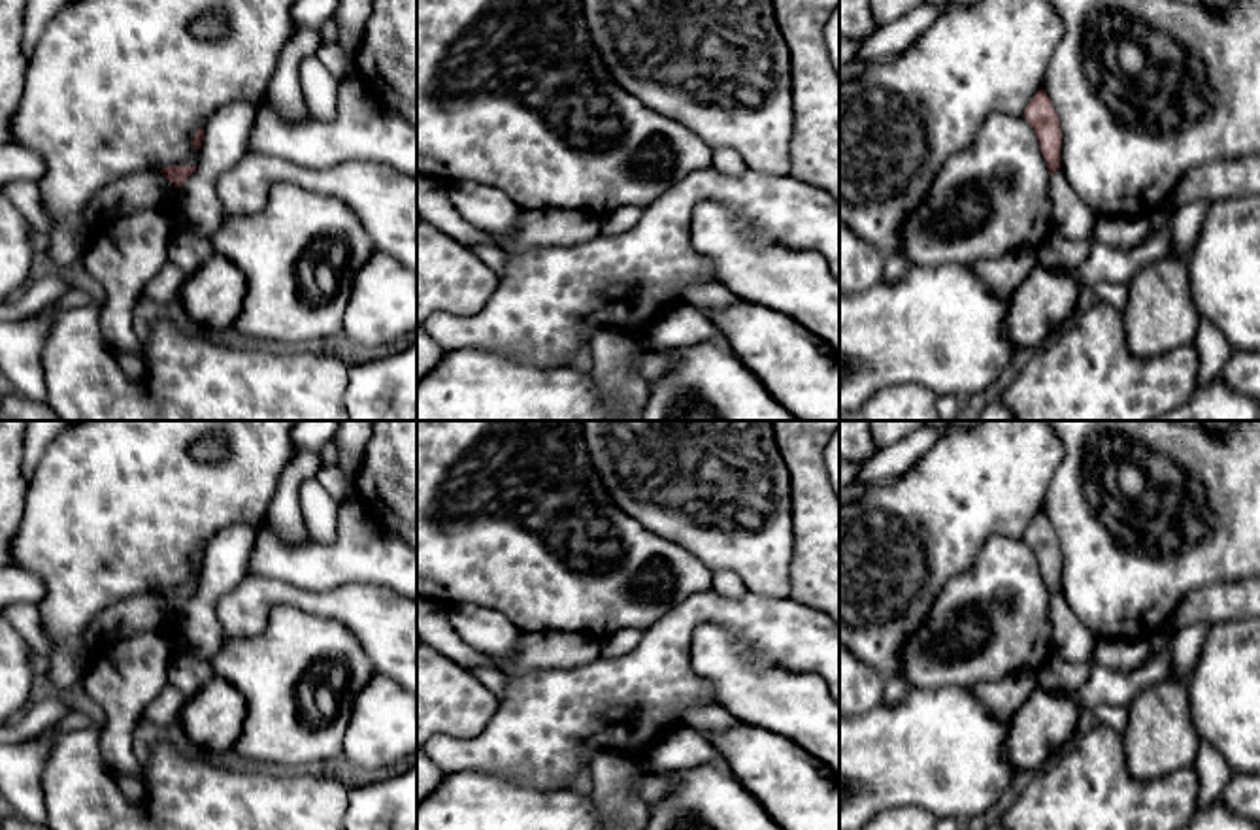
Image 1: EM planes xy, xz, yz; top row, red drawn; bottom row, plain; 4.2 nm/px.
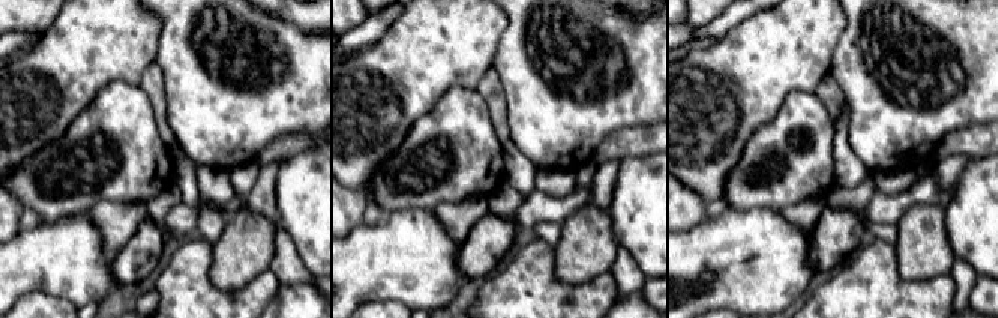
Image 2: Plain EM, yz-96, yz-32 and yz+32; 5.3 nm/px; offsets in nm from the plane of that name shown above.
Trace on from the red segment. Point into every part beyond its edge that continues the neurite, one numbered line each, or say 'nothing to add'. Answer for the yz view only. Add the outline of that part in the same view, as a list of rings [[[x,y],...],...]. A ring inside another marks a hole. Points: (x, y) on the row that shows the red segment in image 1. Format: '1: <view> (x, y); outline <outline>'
nothing to add

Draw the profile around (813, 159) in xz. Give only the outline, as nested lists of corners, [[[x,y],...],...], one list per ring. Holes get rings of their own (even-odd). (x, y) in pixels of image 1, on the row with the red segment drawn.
[[[771,0],[777,26],[788,45],[794,132],[788,175],[839,200],[839,72],[830,60],[824,26],[839,0]]]

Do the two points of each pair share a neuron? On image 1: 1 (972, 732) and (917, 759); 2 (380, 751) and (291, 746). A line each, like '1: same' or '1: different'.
1: same
2: different

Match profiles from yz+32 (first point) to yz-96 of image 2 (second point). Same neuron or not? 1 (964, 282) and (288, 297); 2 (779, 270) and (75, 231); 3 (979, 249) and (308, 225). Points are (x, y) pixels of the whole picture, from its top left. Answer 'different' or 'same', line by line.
1: different
2: same
3: same

